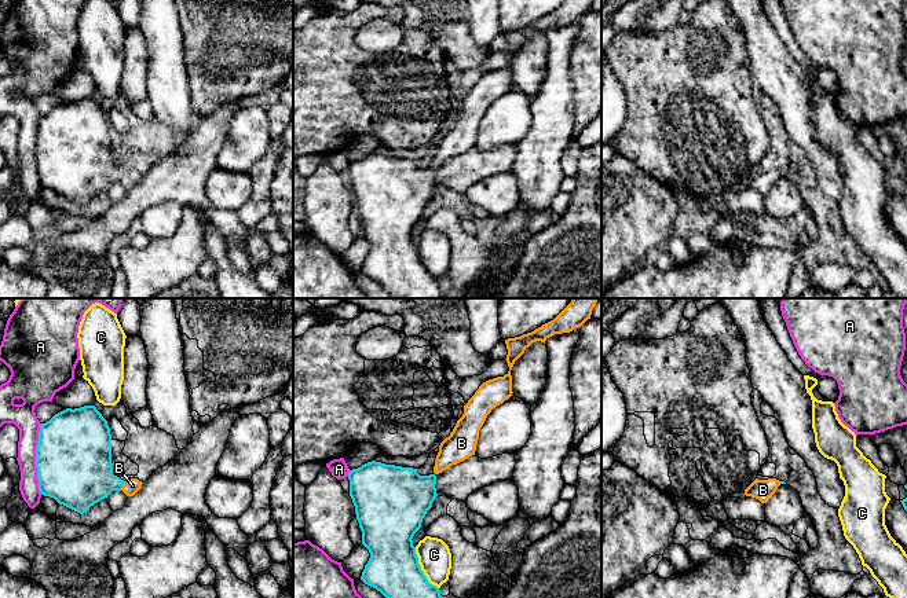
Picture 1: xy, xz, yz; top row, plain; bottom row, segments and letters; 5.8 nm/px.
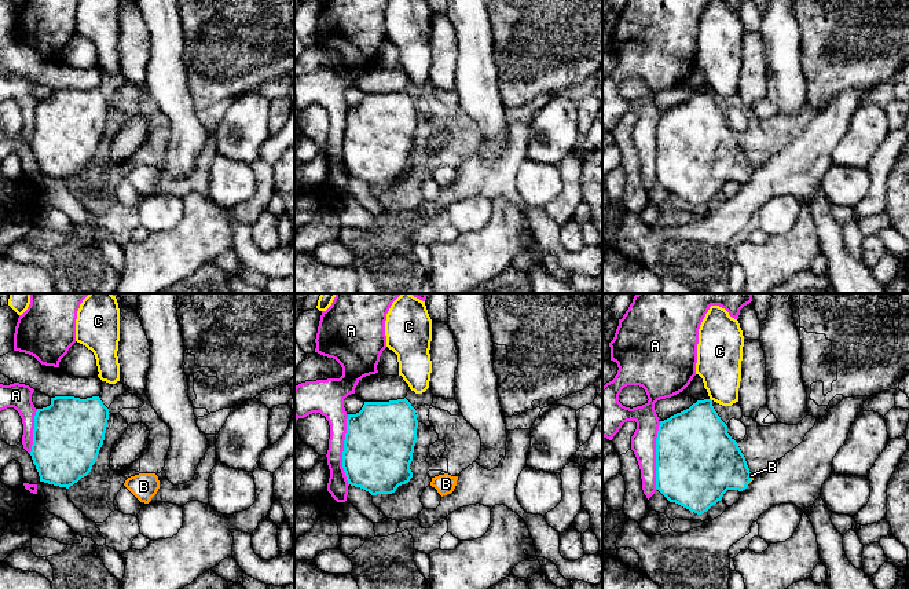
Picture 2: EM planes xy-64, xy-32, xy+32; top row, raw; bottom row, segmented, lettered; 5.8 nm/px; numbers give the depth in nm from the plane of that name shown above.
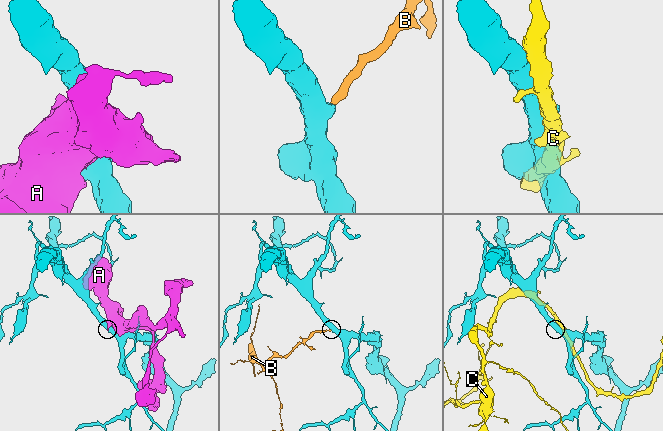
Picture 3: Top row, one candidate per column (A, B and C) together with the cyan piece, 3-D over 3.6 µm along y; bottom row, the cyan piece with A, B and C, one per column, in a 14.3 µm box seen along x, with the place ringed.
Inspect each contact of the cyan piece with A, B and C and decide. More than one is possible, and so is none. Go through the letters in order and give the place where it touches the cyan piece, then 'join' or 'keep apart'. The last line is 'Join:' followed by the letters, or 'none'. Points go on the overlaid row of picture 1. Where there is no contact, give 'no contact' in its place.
A: xy (36, 459) | keep apart
B: xy (123, 484) | join
C: xz (420, 569) | keep apart
Join: B

